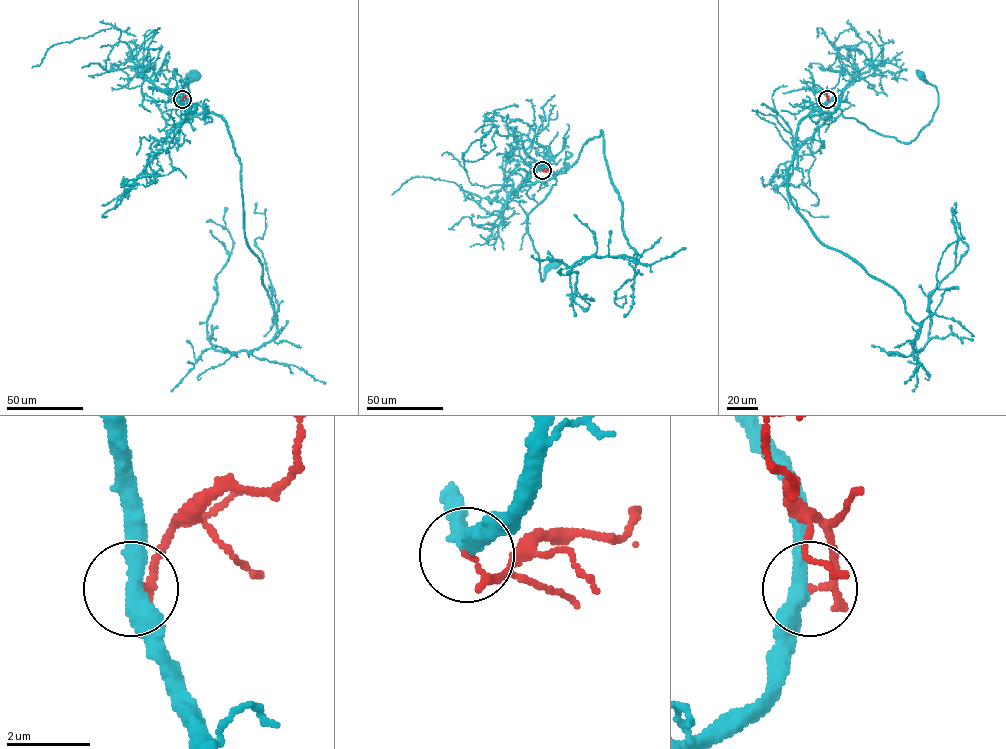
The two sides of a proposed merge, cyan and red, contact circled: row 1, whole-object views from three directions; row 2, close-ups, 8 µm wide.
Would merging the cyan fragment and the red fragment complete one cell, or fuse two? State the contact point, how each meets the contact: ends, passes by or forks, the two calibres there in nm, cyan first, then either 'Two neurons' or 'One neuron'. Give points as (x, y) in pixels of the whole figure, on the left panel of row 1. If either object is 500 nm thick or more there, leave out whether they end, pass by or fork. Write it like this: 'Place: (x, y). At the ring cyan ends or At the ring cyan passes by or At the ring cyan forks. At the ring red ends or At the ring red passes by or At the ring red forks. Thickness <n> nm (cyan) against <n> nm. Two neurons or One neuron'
Place: (182, 99). At the ring cyan passes by. At the ring red ends. Thickness 420 nm (cyan) against 180 nm. Two neurons

